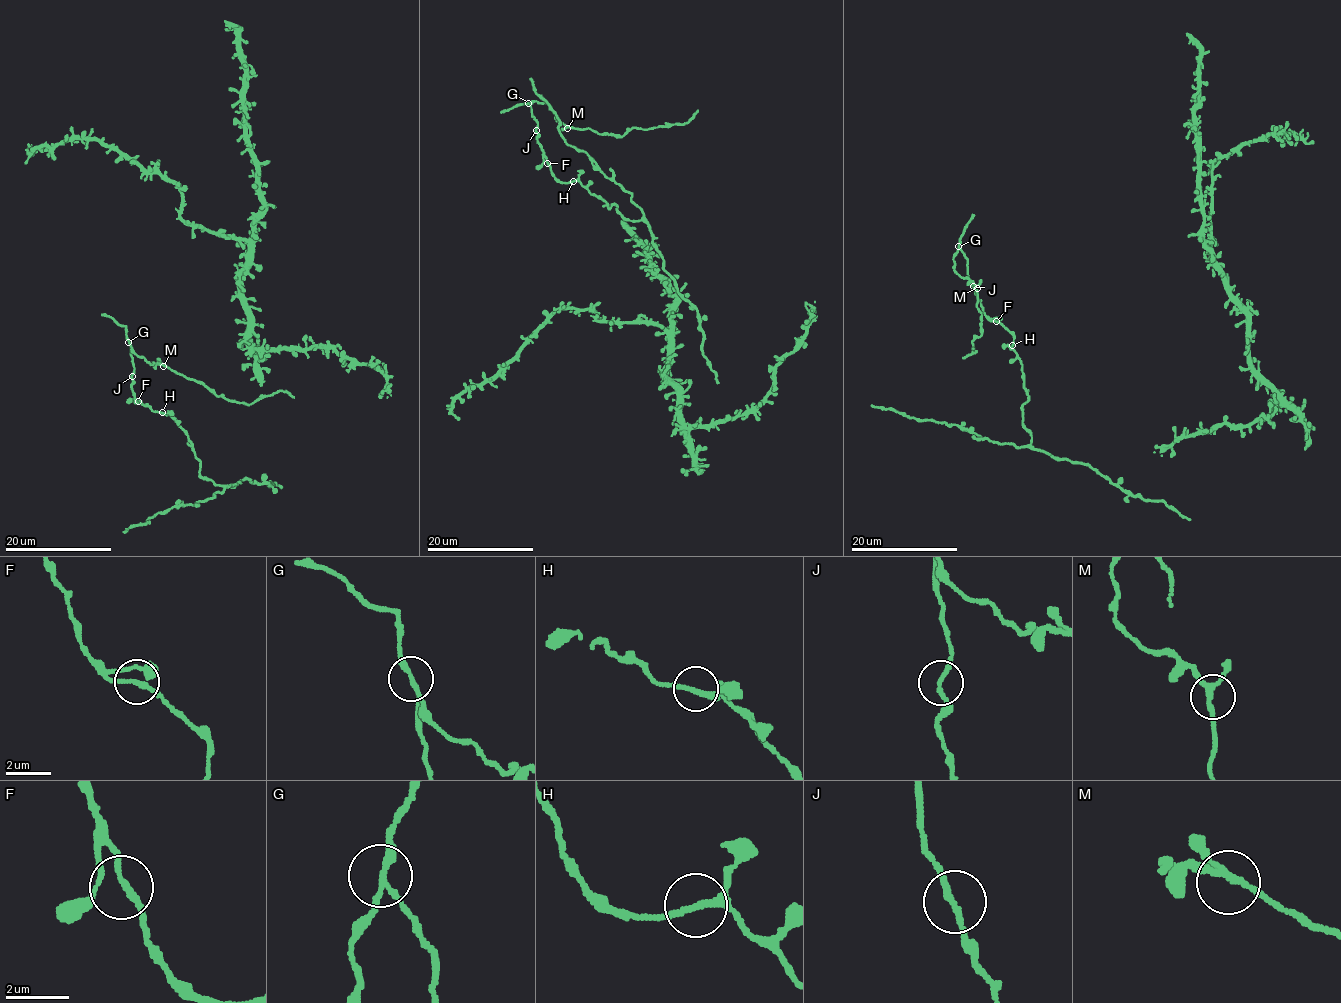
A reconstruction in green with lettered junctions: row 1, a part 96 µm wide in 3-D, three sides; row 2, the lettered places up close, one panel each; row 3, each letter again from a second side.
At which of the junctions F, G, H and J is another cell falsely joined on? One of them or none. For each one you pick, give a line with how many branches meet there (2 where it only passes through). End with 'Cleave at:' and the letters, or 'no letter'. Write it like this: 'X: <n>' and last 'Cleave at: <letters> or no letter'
G: 3
Cleave at: G

